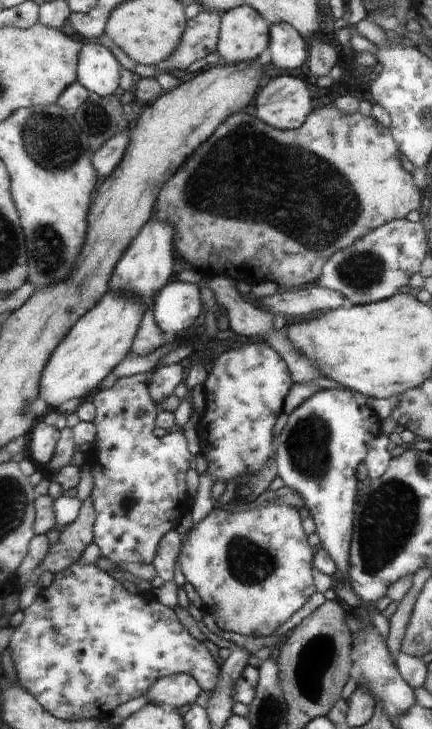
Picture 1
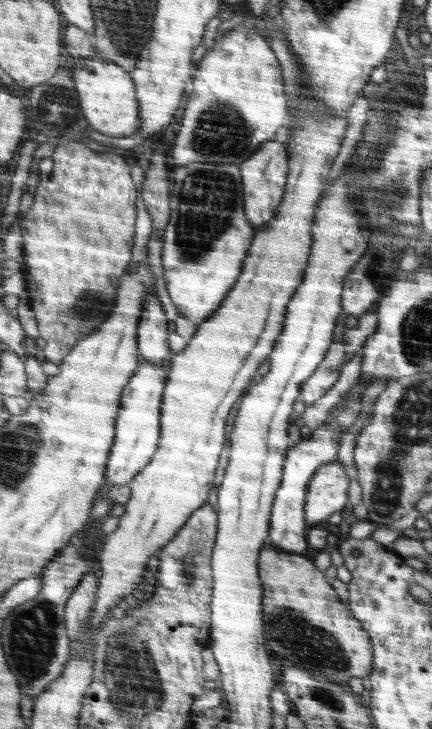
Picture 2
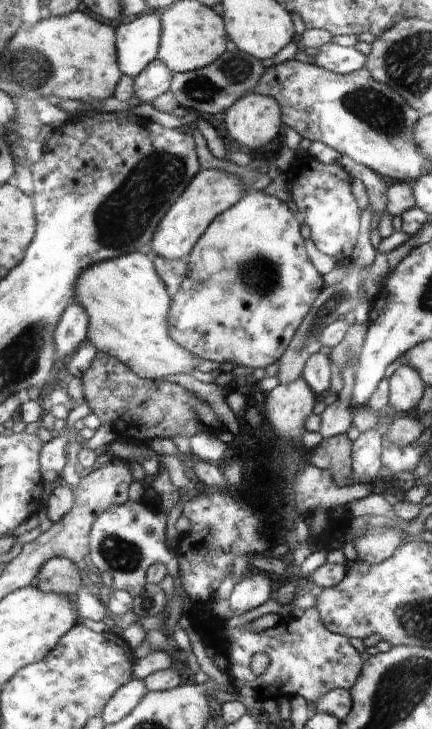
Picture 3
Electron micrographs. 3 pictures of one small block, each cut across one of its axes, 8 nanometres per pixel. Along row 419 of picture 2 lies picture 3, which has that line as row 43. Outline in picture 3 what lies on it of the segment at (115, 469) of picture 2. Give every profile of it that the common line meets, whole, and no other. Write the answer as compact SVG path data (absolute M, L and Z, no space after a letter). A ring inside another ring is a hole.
M153 11L118 26L117 51L124 75L136 78L157 58L163 30L161 15Z

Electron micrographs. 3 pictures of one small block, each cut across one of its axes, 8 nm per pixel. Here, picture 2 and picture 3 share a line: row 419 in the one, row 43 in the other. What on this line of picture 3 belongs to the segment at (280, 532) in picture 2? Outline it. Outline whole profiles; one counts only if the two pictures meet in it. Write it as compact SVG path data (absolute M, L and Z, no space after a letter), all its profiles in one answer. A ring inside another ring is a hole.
M333 42L320 47L314 59L314 64L320 68L344 75L364 69L368 62L368 56L356 48L344 47Z

